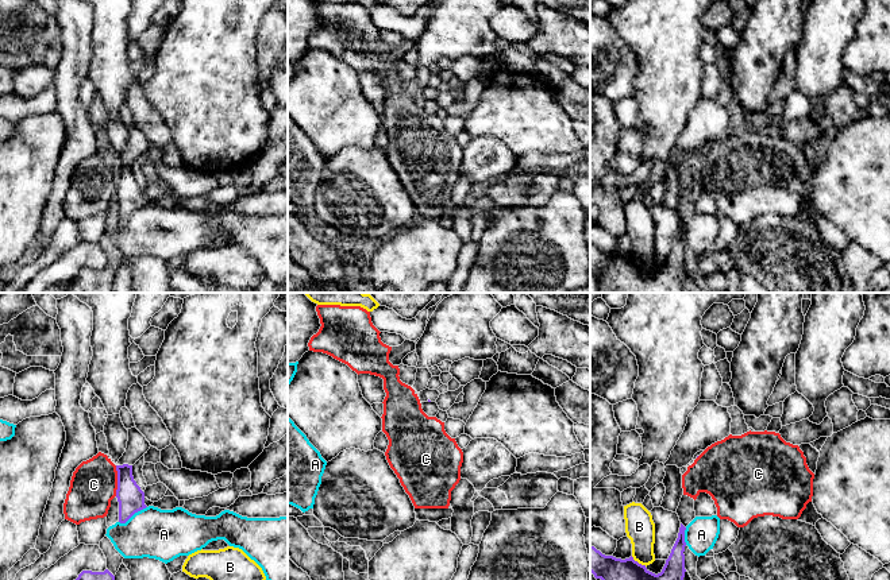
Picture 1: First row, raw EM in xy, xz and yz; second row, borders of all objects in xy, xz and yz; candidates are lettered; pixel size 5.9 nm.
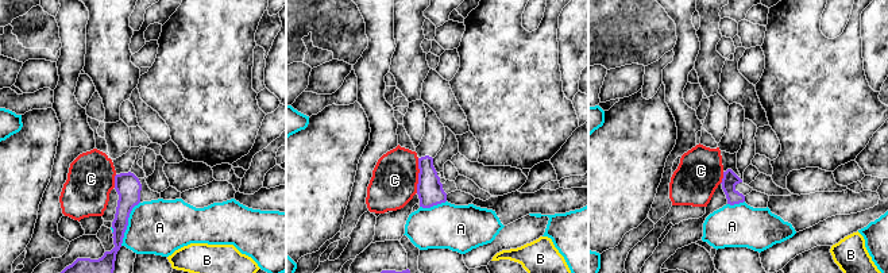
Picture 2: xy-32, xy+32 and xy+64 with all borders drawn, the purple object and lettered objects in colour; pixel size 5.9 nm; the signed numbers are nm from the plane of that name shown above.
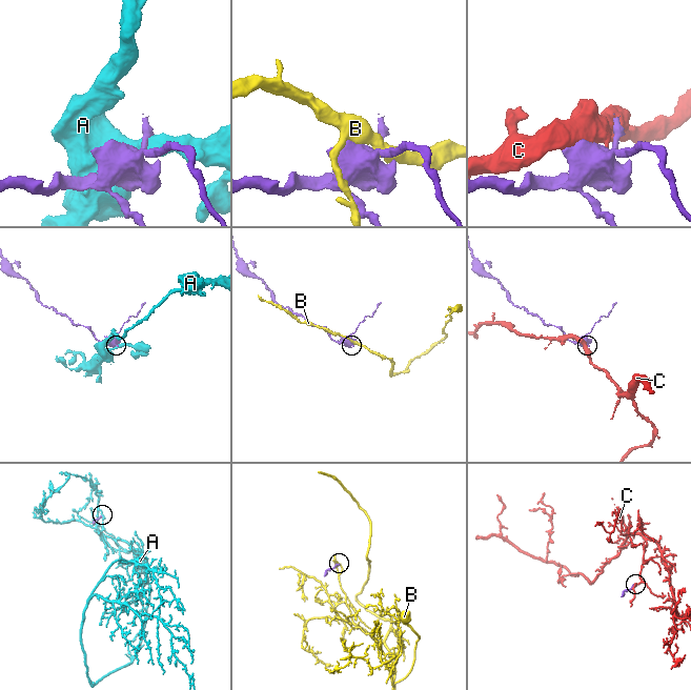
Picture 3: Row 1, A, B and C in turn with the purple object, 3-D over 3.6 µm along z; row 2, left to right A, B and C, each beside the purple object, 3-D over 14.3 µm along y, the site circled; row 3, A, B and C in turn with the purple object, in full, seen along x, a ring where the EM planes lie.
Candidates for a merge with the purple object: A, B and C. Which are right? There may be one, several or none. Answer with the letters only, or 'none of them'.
none of them

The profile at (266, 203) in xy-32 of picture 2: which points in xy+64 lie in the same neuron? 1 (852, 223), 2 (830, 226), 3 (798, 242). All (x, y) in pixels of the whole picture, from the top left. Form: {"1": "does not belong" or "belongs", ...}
{"1": "does not belong", "2": "does not belong", "3": "does not belong"}

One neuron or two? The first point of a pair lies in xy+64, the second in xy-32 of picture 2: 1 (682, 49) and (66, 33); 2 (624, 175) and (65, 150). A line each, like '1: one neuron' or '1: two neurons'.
1: one neuron
2: two neurons

